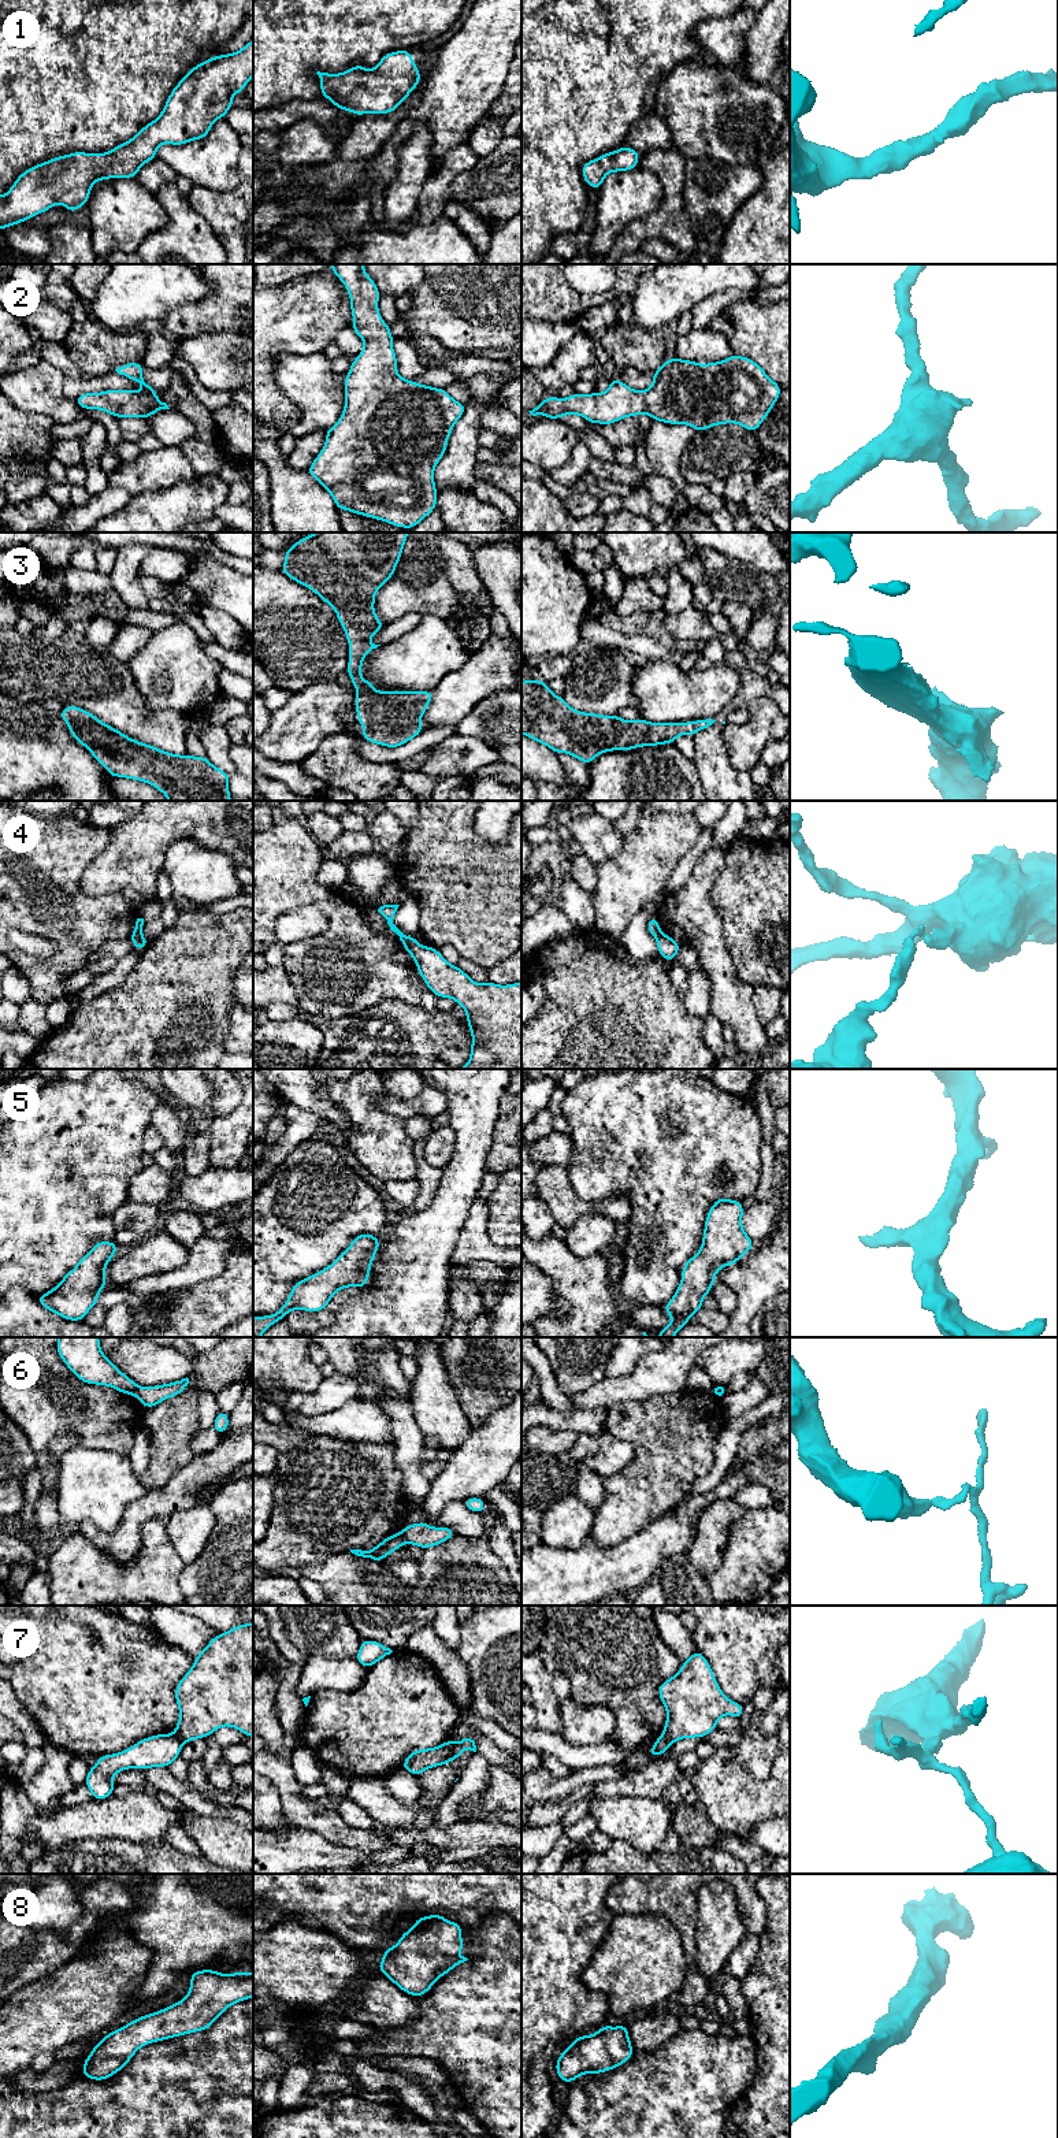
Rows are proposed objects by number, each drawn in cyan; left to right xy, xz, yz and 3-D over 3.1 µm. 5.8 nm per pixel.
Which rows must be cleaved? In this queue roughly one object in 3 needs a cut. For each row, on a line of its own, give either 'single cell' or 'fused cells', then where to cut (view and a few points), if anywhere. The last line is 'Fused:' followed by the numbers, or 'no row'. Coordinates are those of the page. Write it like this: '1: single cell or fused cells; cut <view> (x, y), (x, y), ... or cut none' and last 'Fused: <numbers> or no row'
1: single cell; cut none
2: single cell; cut none
3: single cell; cut none
4: fused cells; cut xy (141, 935), (132, 938)
5: single cell; cut none
6: fused cells; cut xz (401, 1532), (405, 1541)
7: fused cells; cut xz (455, 1743), (442, 1763)
8: single cell; cut none
Fused: 4, 6, 7

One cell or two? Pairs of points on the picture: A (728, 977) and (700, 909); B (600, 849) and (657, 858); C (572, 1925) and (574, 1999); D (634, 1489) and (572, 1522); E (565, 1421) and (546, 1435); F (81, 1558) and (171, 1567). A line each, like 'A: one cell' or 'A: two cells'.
A: one cell
B: two cells
C: one cell
D: two cells
E: two cells
F: one cell

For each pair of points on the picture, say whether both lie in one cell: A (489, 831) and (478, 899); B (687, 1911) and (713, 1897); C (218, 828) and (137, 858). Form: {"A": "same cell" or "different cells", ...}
{"A": "different cells", "B": "different cells", "C": "same cell"}

